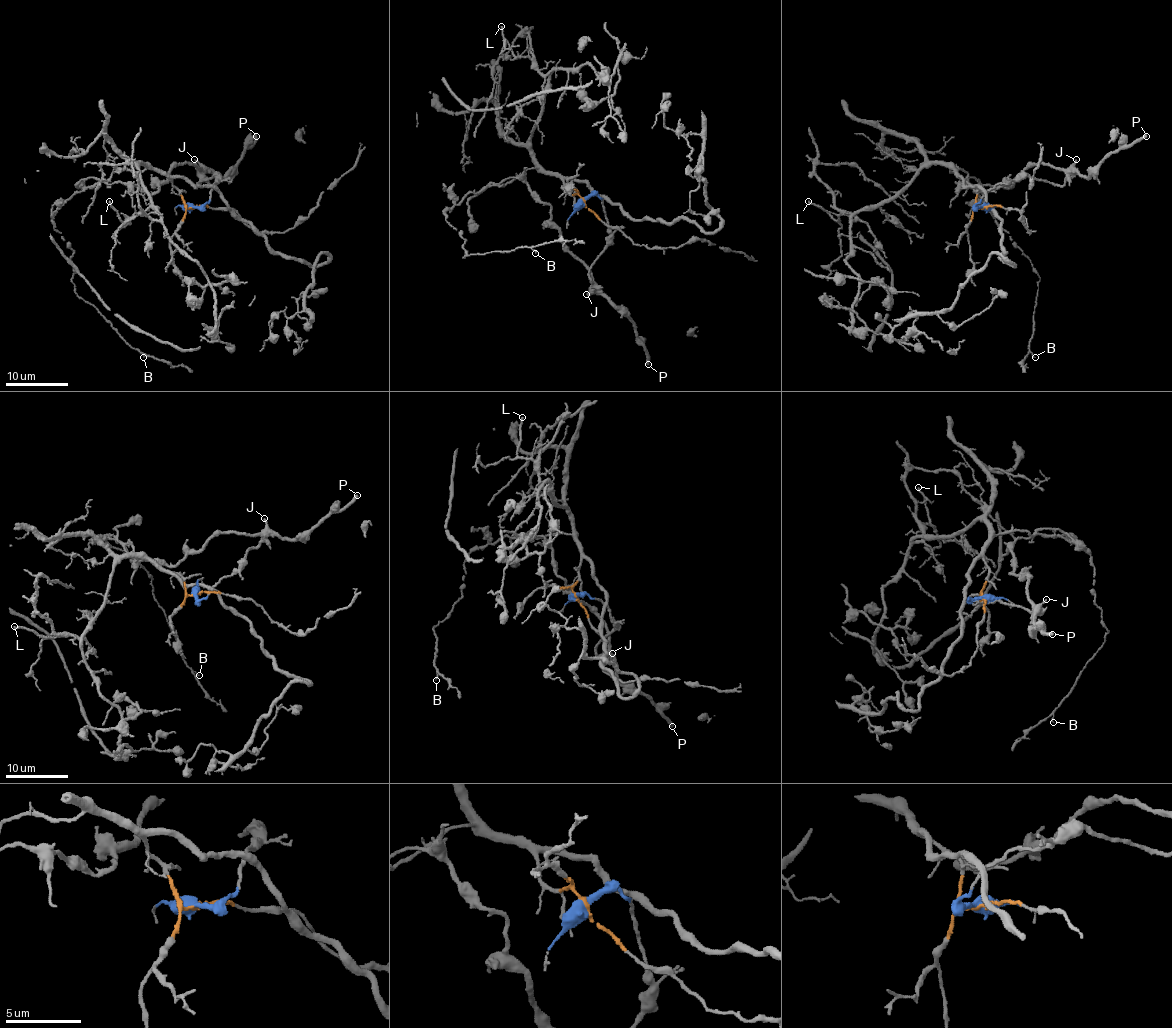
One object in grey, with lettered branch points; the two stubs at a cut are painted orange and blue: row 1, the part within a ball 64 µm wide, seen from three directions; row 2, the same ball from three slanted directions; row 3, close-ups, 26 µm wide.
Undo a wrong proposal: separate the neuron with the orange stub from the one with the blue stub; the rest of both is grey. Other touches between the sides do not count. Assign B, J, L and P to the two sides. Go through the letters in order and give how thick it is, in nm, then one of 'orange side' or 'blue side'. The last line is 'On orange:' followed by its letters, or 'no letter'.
B: 100 nm | orange side
J: 180 nm | blue side
L: 220 nm | orange side
P: 380 nm | blue side
On orange: B, L

